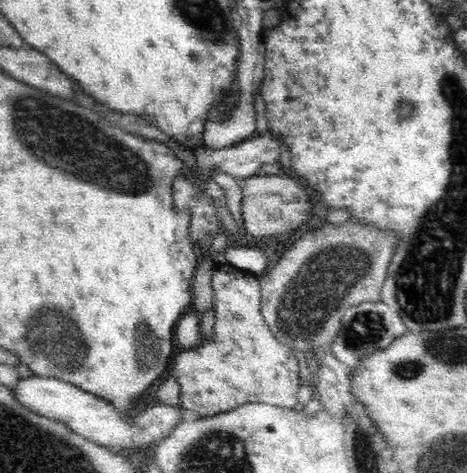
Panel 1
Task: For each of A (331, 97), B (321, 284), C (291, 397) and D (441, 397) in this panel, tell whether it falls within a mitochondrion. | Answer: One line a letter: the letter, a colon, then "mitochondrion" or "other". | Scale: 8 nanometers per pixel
A: other
B: mitochondrion
C: other
D: other

